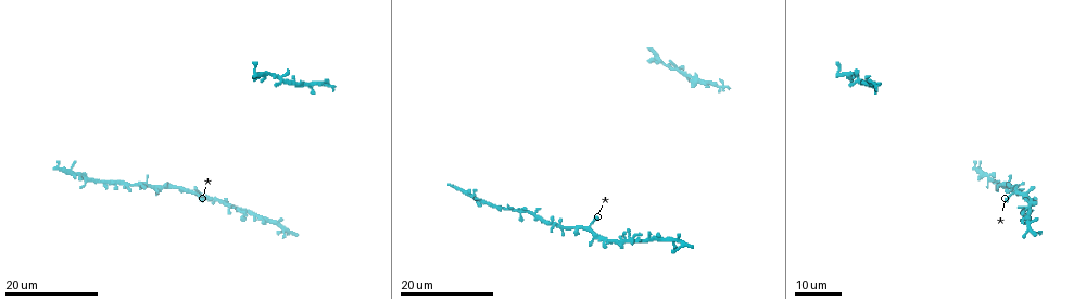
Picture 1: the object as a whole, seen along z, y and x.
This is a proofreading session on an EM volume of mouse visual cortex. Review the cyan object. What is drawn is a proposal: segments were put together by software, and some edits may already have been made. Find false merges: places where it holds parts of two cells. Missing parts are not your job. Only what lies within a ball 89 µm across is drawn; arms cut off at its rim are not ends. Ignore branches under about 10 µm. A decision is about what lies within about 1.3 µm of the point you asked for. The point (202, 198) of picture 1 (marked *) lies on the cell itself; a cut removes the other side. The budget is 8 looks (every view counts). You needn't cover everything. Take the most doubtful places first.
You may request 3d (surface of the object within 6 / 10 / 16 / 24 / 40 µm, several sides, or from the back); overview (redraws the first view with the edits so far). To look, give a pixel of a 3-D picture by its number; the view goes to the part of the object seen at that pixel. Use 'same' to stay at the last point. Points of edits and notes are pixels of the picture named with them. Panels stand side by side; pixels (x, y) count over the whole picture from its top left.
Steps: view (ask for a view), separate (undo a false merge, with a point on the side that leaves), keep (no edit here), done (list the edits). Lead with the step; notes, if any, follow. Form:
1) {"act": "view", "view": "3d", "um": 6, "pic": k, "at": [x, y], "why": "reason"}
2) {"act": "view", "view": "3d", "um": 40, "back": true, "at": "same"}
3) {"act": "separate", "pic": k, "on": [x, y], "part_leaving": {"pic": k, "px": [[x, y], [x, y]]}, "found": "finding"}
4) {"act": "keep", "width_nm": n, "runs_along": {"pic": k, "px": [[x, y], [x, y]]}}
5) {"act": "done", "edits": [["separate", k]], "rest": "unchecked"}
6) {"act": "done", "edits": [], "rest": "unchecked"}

{"act": "view", "view": "3d", "um": 16, "pic": 1, "at": [589, 227]}

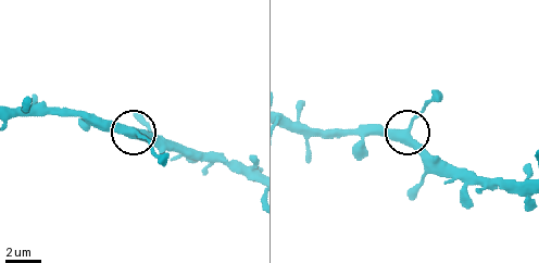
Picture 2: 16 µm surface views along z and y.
{"act": "view", "view": "3d", "um": 10, "pic": 2, "at": [132, 129], "why": "closer look"}

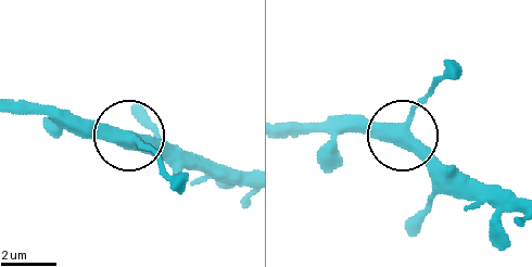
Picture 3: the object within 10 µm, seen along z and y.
{"act": "keep", "width_nm": 410, "runs_along": {"pic": 3, "px": [[454, 64], [404, 131], [407, 145], [446, 186]]}, "found": "continuous, no second cell"}

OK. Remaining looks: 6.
{"act": "view", "view": "3d", "um": 16, "pic": 1, "at": [655, 240], "why": "sudden change in width"}

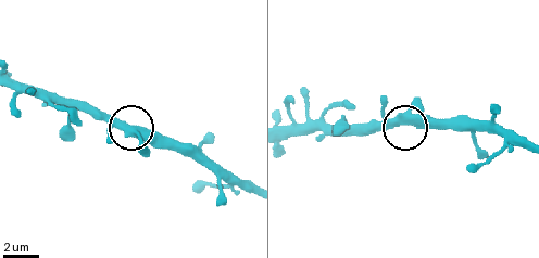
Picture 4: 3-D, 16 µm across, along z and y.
{"act": "view", "view": "3d", "um": 10, "pic": 4, "at": [132, 129]}

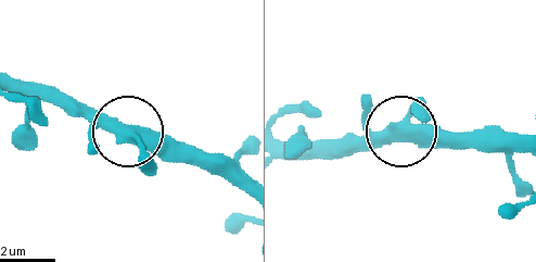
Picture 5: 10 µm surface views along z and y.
{"act": "keep", "width_nm": 390, "runs_along": {"pic": 5, "px": [[10, 76], [66, 92], [129, 128], [218, 151]]}, "found": "all the same cell"}

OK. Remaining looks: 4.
{"act": "view", "view": "3d", "um": 24, "pic": 1, "at": [694, 85], "why": "calibre changes"}

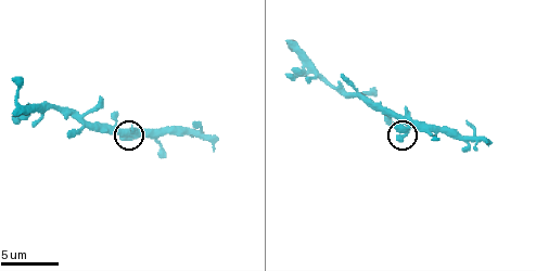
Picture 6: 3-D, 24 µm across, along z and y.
{"act": "view", "view": "3d", "um": 10, "pic": 6, "at": [396, 136], "why": "closer look"}

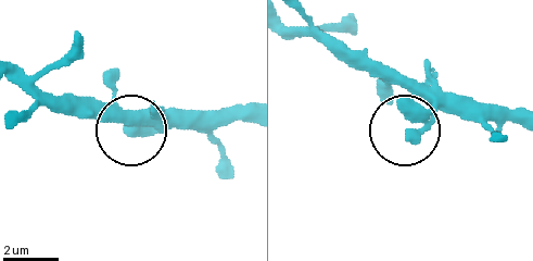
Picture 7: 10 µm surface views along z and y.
{"act": "keep", "found": "continuous, no second cell"}

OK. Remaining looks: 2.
{"act": "view", "view": "3d", "um": 24, "pic": 1, "at": [219, 201], "why": "thin neck"}

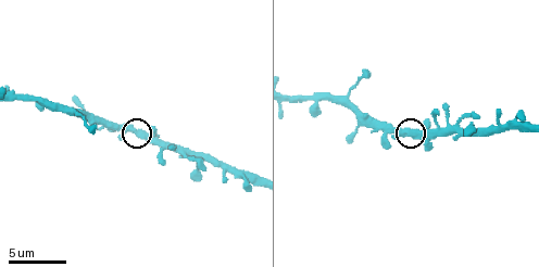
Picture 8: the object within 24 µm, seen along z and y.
{"act": "view", "view": "3d", "um": 6, "pic": 8, "at": [132, 128]}

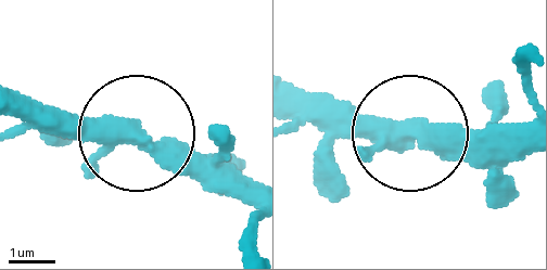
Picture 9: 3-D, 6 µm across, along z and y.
{"act": "keep", "found": "continuous, no second cell"}

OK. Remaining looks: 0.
{"act": "done", "edits": [], "rest": "unchecked"}

